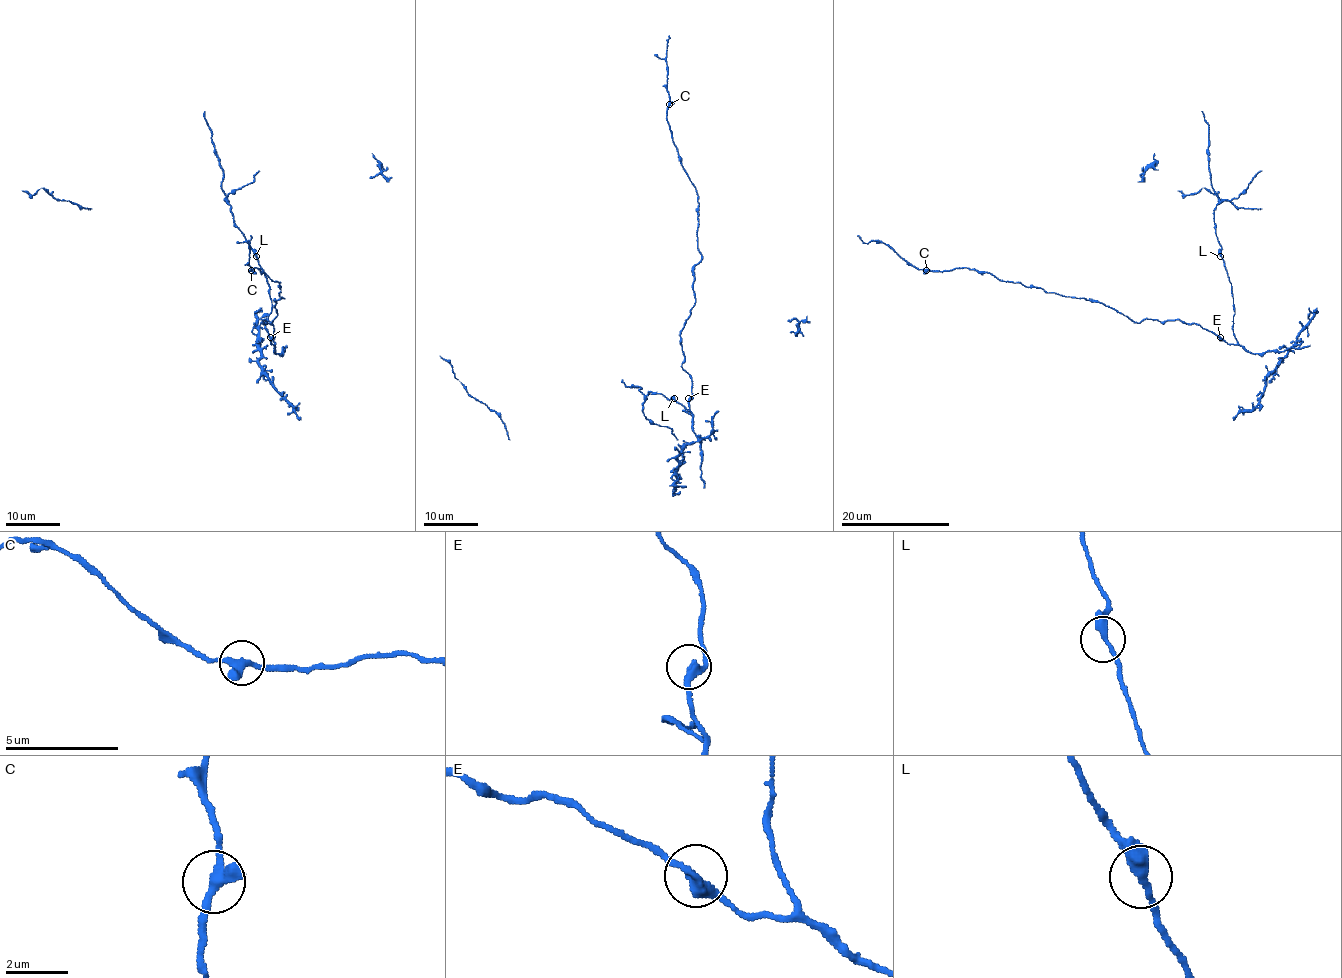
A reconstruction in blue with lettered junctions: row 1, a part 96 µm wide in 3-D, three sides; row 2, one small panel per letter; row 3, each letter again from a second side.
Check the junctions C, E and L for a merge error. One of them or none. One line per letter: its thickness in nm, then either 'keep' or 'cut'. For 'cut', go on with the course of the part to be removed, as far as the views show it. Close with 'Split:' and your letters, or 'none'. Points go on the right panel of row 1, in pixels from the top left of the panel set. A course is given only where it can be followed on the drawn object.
C: calibre 320 nm; cut; course (926, 269), (917, 269), (881, 242), (865, 243), (857, 235)
E: calibre 340 nm; keep
L: calibre 320 nm; keep
Split: C

